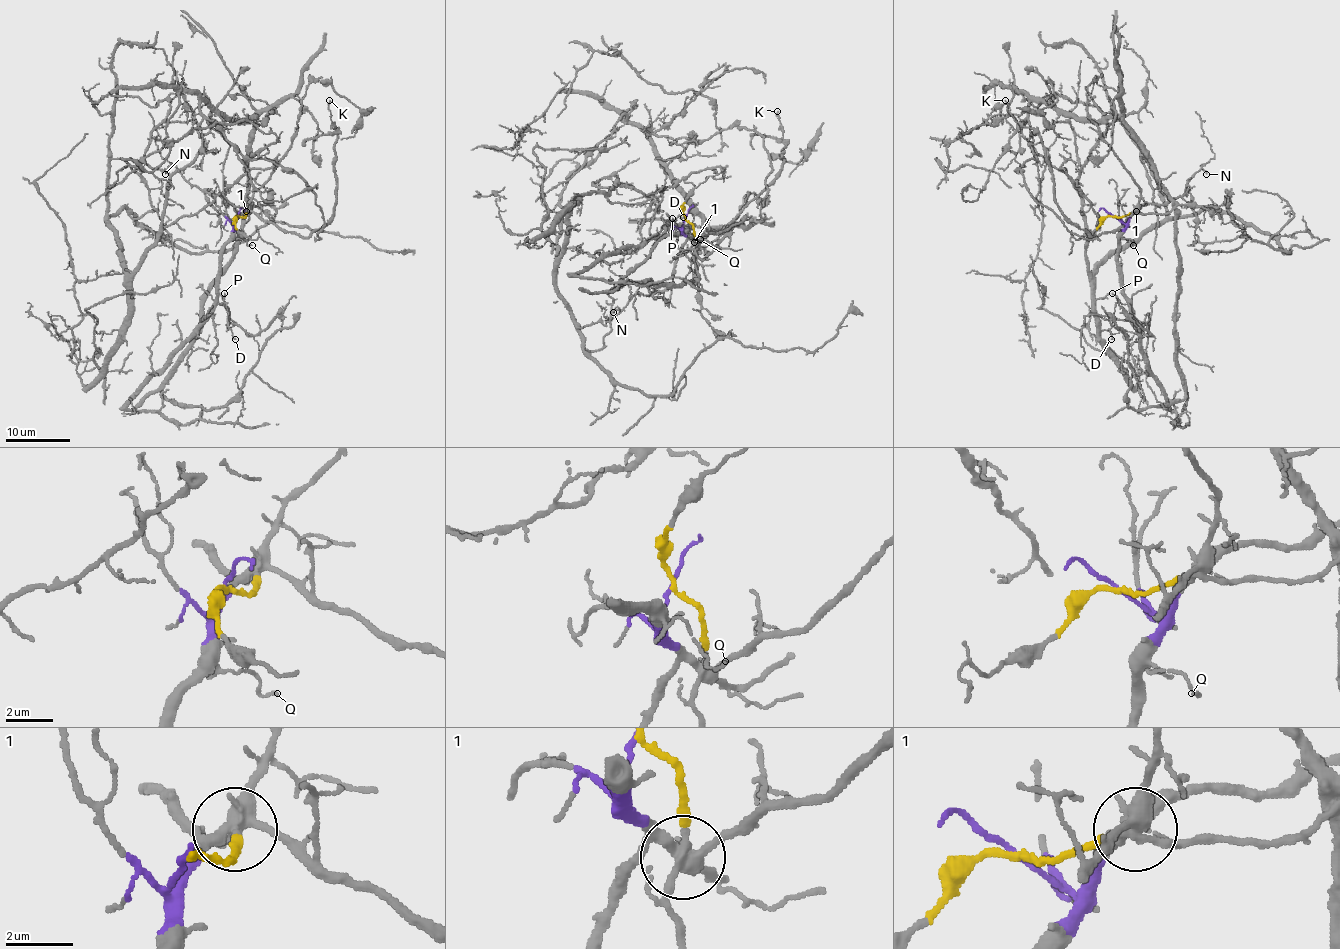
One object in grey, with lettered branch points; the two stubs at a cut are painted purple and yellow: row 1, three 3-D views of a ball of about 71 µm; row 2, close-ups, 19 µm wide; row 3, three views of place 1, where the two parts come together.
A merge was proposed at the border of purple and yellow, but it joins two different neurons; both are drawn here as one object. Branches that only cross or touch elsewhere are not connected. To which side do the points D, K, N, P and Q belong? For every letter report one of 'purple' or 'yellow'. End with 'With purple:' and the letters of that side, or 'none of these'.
D: purple
K: purple
N: purple
P: purple
Q: purple
With purple: D, K, N, P, Q

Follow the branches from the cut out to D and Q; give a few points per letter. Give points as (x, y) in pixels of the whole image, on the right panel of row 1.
D: (1114, 216), (1125, 226), (1118, 256), (1120, 287), (1127, 303), (1118, 302), (1114, 308), (1110, 339)
Q: (1114, 216), (1125, 224), (1122, 239), (1130, 239), (1133, 245)

